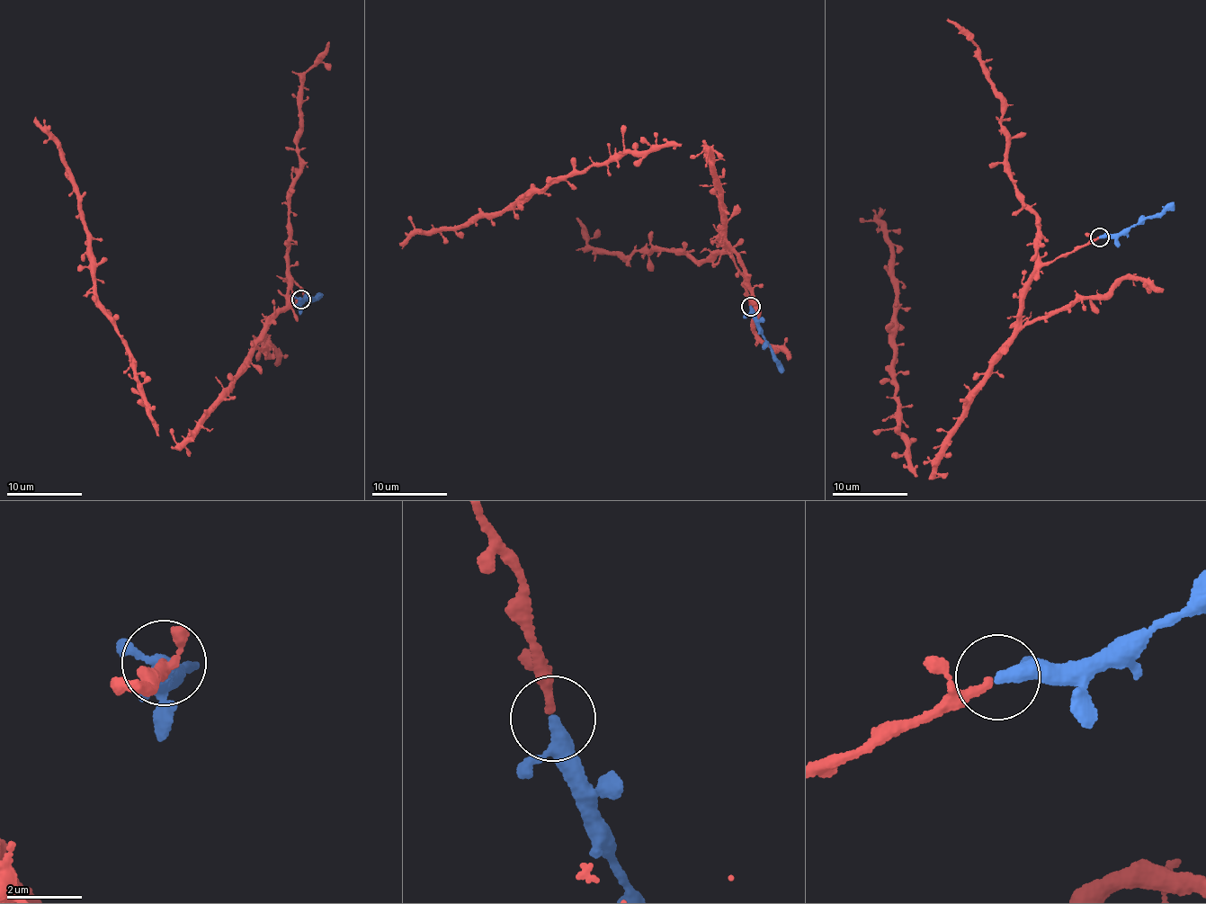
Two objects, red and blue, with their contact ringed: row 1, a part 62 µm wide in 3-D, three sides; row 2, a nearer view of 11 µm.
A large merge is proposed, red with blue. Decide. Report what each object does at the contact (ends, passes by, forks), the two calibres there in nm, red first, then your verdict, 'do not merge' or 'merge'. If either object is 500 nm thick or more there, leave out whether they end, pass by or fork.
red ends there; blue passes by; 220 nm thick on the red side, 280 nm on the other; merge

